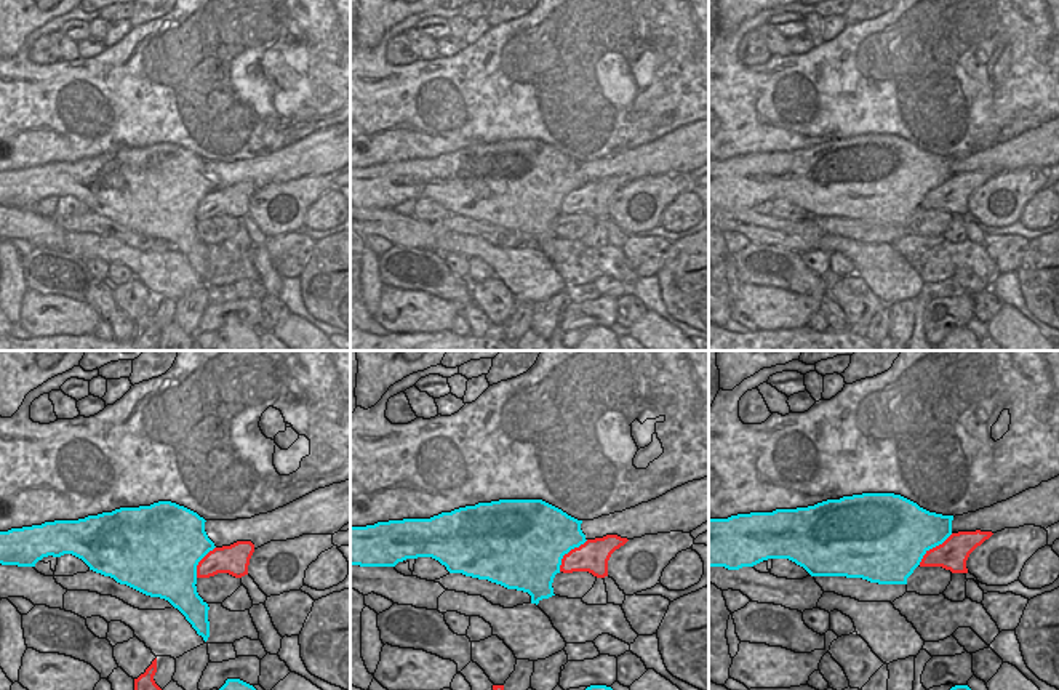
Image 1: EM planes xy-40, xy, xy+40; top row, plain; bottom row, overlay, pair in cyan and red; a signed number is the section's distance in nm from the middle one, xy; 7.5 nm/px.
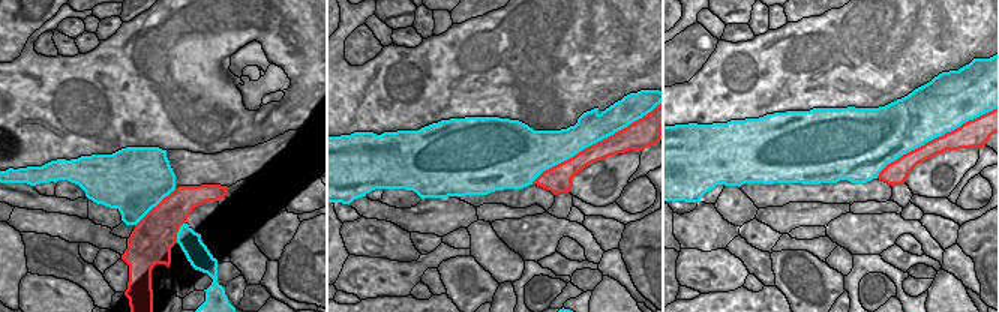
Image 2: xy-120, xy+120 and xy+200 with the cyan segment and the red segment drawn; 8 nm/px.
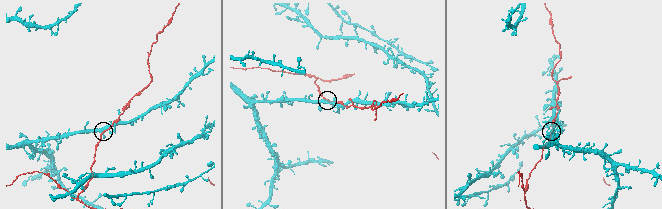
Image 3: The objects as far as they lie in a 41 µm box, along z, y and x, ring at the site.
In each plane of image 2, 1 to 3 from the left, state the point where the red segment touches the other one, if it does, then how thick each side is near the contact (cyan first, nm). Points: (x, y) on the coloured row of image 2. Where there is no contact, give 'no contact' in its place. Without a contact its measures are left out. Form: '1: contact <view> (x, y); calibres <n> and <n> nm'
1: contact xy-120 (155, 206); calibres 500 and 340 nm
2: contact xy+120 (597, 141); calibres 240 and 180 nm
3: contact xy+200 (936, 137); calibres 420 and 190 nm

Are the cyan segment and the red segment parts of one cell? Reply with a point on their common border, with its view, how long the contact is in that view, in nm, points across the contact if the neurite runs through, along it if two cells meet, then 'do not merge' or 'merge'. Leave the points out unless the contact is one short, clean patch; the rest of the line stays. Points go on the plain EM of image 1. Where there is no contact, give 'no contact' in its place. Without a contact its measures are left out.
contact xy (568, 192); length 320 nm; do not merge

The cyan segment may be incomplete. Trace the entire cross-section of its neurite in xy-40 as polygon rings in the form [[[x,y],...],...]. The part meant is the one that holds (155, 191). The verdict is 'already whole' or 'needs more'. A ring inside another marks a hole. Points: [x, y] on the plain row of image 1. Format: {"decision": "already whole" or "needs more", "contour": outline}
{"decision": "already whole", "contour": [[[171,142],[120,149],[78,162],[54,162],[42,166],[0,173],[0,205],[35,208],[43,199],[72,195],[90,211],[114,219],[146,237],[168,242],[206,283],[210,279],[208,245],[197,234],[197,207],[216,187],[205,173],[205,160]]]}

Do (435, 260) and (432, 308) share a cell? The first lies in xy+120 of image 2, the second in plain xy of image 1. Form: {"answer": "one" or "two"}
{"answer": "one"}

